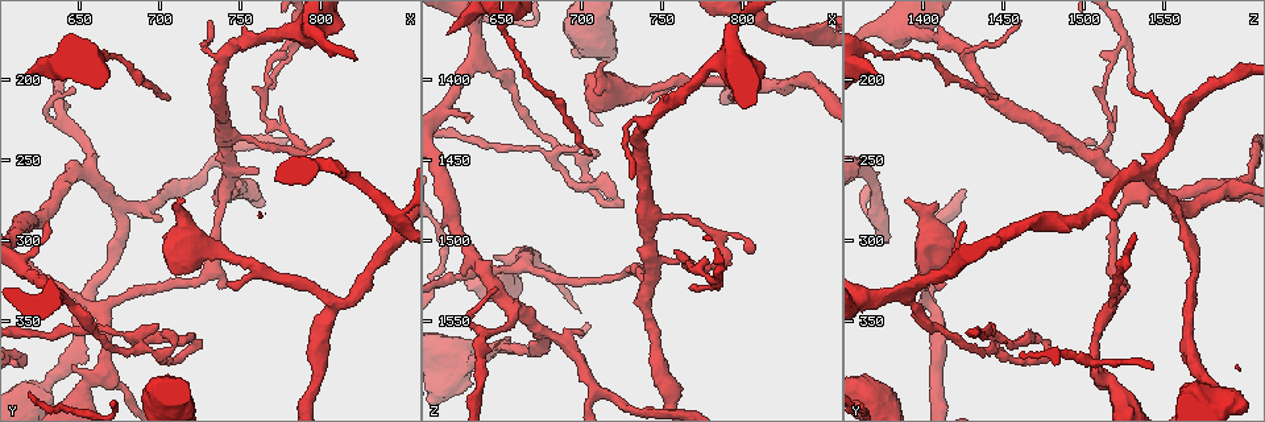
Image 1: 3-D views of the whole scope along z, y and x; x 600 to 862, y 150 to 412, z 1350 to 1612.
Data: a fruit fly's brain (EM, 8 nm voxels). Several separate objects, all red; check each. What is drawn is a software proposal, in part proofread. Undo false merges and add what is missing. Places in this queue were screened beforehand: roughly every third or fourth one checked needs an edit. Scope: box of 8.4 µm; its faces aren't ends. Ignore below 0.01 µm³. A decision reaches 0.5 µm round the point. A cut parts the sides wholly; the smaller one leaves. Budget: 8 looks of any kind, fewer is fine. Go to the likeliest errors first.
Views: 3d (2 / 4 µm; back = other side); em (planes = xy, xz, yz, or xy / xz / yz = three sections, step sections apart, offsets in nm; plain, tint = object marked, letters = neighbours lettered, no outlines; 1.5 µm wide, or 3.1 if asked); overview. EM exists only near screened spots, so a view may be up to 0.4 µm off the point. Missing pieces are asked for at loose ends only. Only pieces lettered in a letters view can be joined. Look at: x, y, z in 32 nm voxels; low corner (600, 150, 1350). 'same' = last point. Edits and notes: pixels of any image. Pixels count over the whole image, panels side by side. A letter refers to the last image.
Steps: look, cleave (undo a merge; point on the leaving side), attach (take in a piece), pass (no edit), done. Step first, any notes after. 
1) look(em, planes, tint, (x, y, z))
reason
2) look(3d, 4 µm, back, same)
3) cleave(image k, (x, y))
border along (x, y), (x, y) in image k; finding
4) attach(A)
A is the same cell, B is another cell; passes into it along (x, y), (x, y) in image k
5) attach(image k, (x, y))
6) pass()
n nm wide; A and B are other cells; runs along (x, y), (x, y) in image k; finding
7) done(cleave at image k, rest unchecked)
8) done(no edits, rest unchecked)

look(em, xy, step 8, tint, (714, 274, 1392))
branch stops here

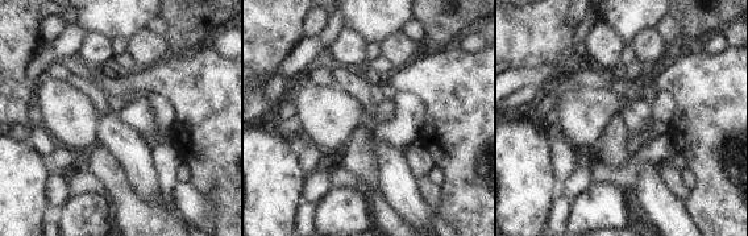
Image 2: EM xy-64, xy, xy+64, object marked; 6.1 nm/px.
look(em, planes, letters, same)
another direction

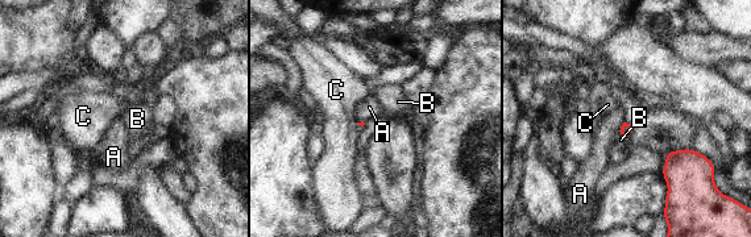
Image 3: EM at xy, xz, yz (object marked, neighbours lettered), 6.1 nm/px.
pass()
A, B and C are other cells; border along (623, 121), (619, 132) in image 3; none of them fits

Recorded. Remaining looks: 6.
look(em, xy, step 8, tint, (790, 242, 1510))
sharp bend

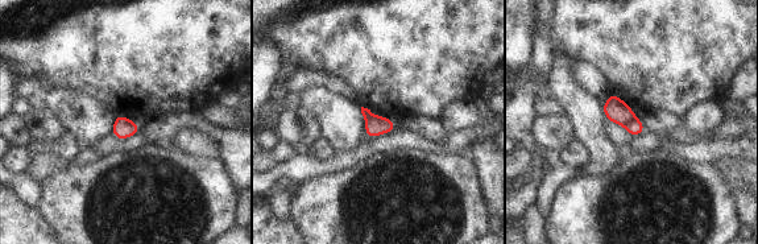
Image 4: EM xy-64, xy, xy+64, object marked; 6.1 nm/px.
look(em, planes, letters, same)
another direction

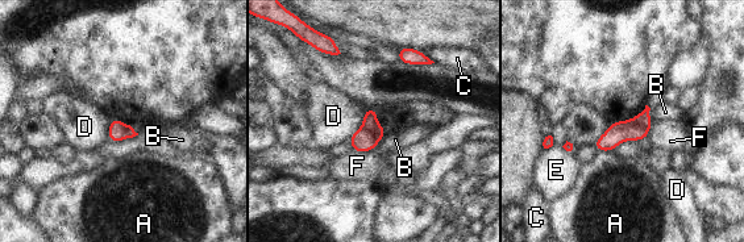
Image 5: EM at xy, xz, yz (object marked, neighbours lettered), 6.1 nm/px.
cleave(image 5, (362, 140))
120 nm wide; A, B, C, D, E and F are other cells; border along (361, 126), (368, 129), (378, 142) in image 5; a second neuron is stuck on

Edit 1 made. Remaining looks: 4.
look(3d, 2 µm, (720, 362, 1472))
touches itself

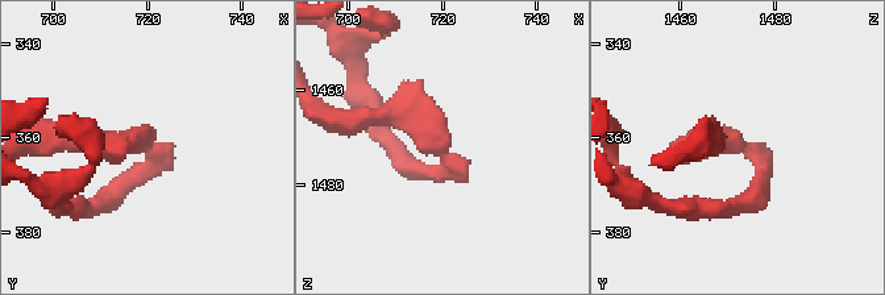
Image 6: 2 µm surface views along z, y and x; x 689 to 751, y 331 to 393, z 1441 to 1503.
look(em, xz, step 8, tint, (721, 362, 1474))

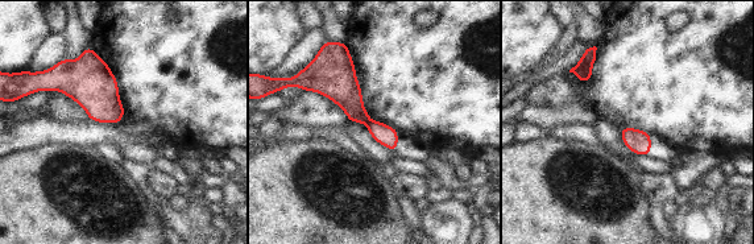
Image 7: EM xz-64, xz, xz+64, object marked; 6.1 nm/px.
look(em, xz, step 8, letters, same)

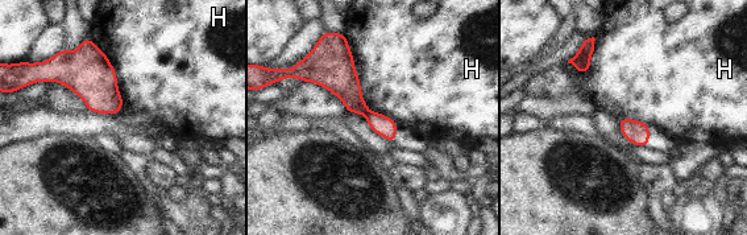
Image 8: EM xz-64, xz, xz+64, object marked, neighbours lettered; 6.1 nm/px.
cleave(image 8, (343, 81))
H touches over 550 nm; H is another cell; border along (368, 110), (364, 115) in image 8; a second neuron is stuck on

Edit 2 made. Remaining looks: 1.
done(cleave at image 5, cleave at image 8, rest unchecked)

